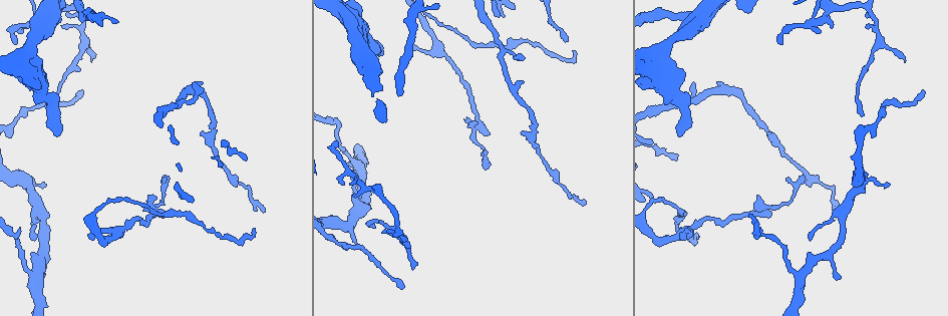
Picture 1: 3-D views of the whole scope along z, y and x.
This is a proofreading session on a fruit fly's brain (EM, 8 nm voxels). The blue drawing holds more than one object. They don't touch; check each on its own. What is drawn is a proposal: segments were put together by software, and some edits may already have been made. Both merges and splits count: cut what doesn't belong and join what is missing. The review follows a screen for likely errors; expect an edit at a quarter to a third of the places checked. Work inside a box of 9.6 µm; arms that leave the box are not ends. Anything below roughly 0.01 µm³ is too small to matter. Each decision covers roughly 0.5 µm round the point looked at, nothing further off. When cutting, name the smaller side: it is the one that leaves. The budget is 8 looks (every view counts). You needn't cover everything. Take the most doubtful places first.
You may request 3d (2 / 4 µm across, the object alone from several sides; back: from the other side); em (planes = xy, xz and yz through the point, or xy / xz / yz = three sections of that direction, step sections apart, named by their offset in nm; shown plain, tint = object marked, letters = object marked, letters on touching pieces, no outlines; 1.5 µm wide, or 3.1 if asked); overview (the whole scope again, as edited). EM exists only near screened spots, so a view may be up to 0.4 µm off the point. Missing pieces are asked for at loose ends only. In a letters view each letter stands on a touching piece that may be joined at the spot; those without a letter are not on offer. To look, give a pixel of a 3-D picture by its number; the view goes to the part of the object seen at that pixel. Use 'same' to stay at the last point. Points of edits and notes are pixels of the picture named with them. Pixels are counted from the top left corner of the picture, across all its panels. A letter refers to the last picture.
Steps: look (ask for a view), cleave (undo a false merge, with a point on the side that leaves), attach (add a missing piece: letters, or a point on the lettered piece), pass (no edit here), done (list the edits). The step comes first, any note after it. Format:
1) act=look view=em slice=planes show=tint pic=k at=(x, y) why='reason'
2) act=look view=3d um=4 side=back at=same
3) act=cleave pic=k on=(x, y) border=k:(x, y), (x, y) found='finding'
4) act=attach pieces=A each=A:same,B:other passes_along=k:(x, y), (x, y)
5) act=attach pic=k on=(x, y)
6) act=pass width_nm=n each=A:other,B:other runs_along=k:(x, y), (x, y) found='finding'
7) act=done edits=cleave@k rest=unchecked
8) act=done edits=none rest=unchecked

act=look view=3d um=4 pic=1 at=(60, 133) why='free end'

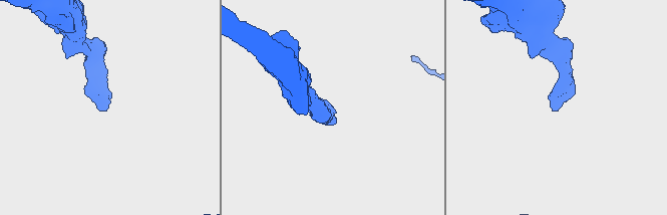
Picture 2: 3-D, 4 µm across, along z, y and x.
act=look view=em slice=yz step=4 show=letters pic=2 at=(552, 105) why='need the tissue'

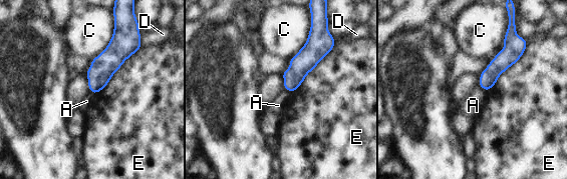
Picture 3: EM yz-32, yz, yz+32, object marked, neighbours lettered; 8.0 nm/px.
act=pass each=A:other,C:other,D:other,E:other border=3:(139, 34), (139, 43), (142, 45) found='no lettered piece goes on from it'

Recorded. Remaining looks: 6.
act=look view=em slice=planes show=plain pic=1 at=(337, 124) why='abrupt turn'

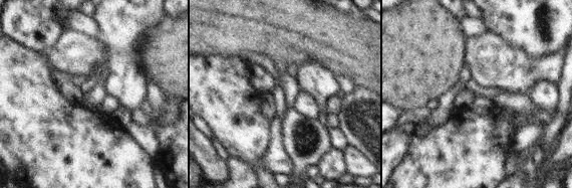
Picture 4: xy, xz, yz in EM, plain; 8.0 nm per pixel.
act=look view=em slice=planes show=letters at=same why='what lies round it'

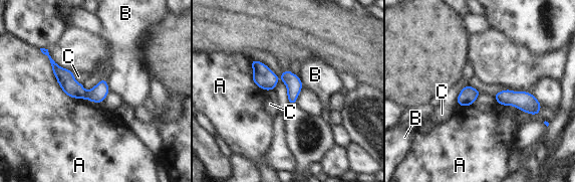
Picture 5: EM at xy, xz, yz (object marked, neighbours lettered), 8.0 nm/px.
act=cleave pic=5 on=(65, 78) each=A:other,B:other,C:other found='two neurons meet here'

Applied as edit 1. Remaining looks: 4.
act=look view=3d um=4 pic=1 at=(15, 119) why='thin neck'

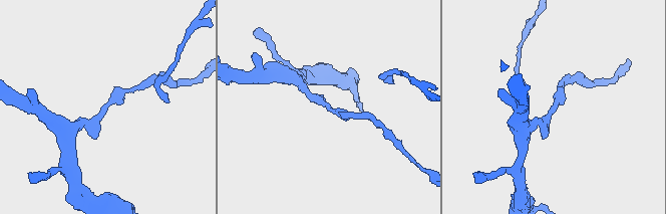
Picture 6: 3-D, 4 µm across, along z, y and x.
act=look view=em slice=yz step=4 show=tint pic=6 at=(555, 107) why='shape alone is not enough'

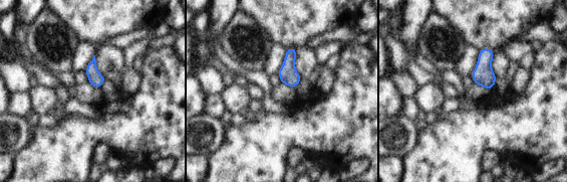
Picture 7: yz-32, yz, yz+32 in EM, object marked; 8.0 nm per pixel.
act=look view=em slice=planes show=letters at=same

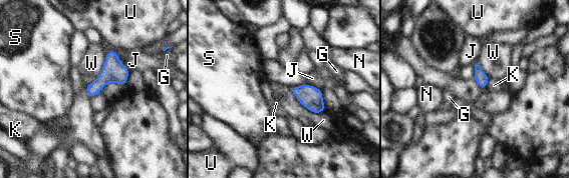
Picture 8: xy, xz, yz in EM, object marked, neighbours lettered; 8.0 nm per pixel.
act=pass longest_contact=W:340nm each=G:other,J:other,K:other,N:other,S:other,U:other,W:other border=8:(85, 86), (89, 99) found='continuous, no second neuron'

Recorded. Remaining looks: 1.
act=done edits=cleave@5 rest=unchecked

